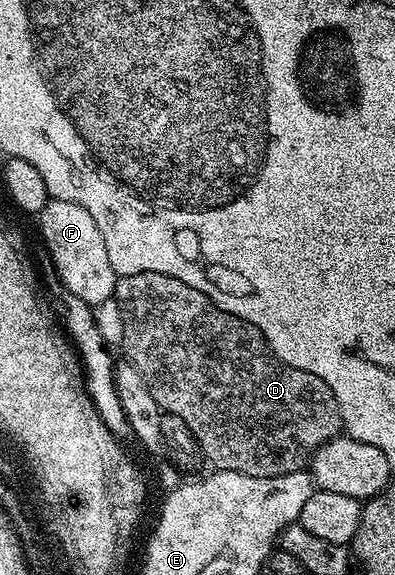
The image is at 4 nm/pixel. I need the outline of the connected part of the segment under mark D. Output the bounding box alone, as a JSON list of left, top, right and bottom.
[113,272,343,478]

